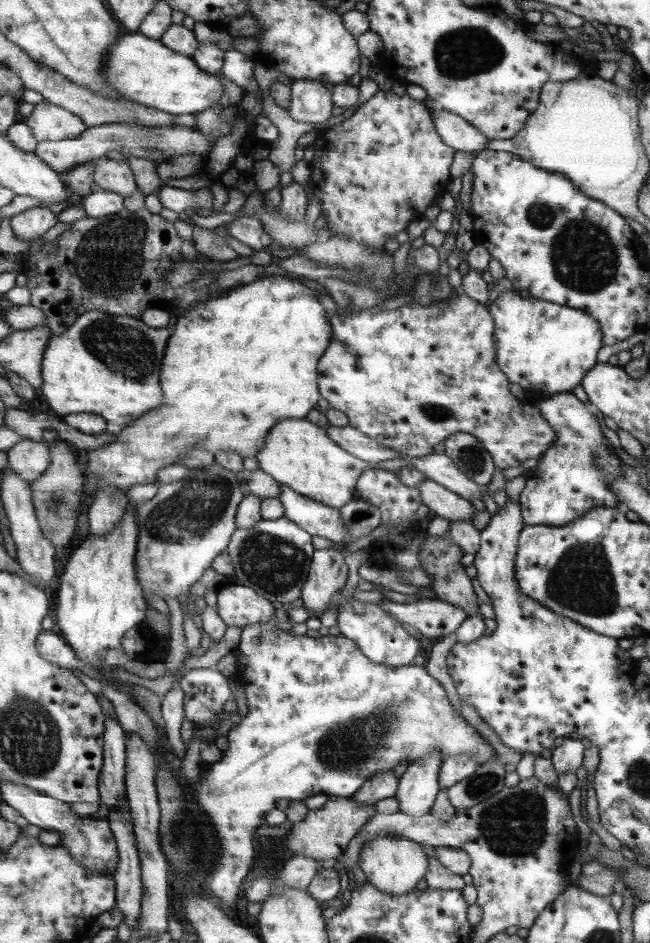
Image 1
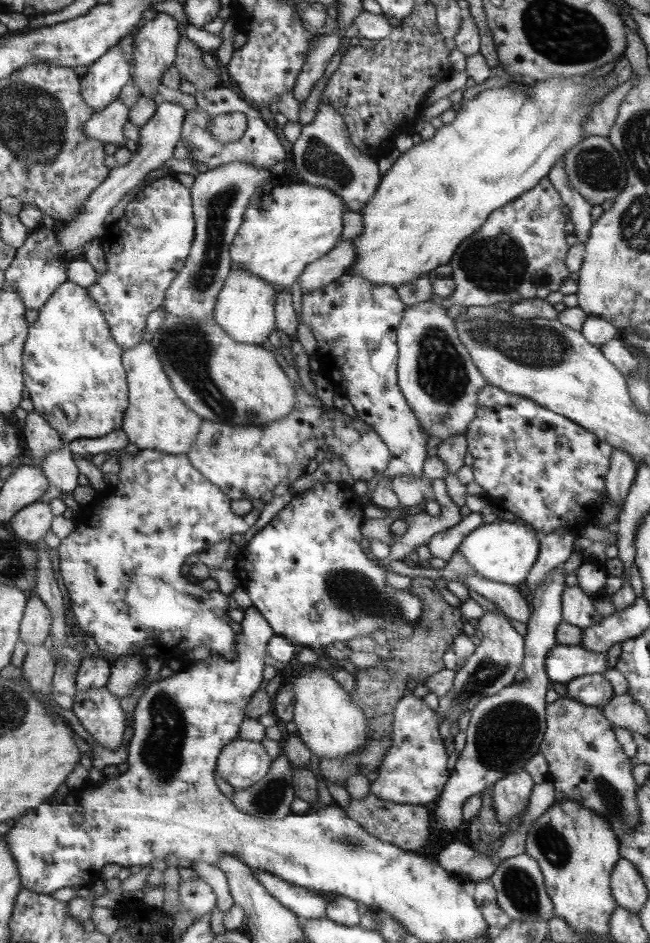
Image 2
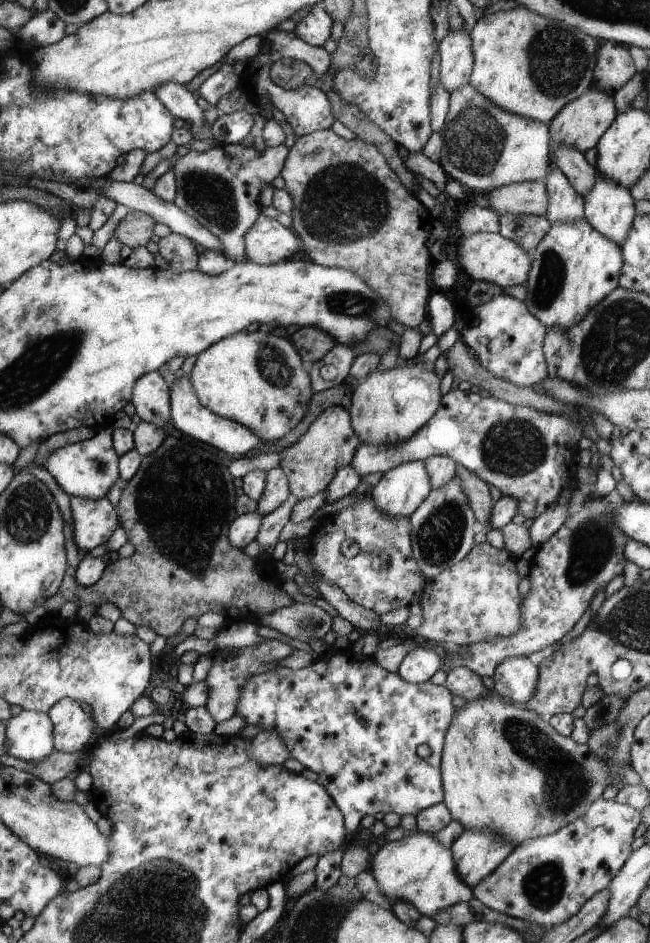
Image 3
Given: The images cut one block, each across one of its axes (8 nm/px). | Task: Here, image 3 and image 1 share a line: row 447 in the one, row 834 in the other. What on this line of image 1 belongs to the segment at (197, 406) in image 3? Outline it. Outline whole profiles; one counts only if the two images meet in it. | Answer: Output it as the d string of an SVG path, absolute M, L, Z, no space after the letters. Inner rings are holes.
M274 619L263 622L262 624L251 624L250 626L245 626L241 630L241 638L240 641L237 642L237 650L240 654L238 654L238 668L236 668L236 672L233 675L234 678L240 683L241 686L243 686L243 690L246 696L246 703L247 703L247 714L241 717L241 722L239 724L233 726L231 730L225 734L225 738L227 739L227 749L225 751L221 752L221 758L218 761L203 764L202 770L205 772L203 776L201 776L201 779L197 781L196 779L192 781L190 787L189 787L189 794L193 796L193 800L197 800L197 804L201 806L205 810L205 816L209 816L209 824L213 824L213 828L211 828L211 833L215 835L215 838L217 840L221 840L221 843L217 844L217 855L215 856L215 862L213 862L213 868L209 870L209 874L205 876L205 886L209 888L209 892L215 896L215 898L219 898L219 902L223 904L223 906L227 906L227 908L233 908L235 906L235 898L237 898L237 892L239 892L239 886L241 886L241 880L247 876L247 872L249 872L249 864L253 862L253 856L255 856L255 850L253 850L253 844L255 844L255 830L257 830L257 826L261 824L261 822L264 820L265 812L269 812L269 810L273 810L275 808L275 802L277 800L303 800L307 799L309 796L313 795L320 795L325 794L326 796L335 796L335 797L349 797L351 795L355 795L357 790L360 790L361 786L365 782L367 782L368 779L371 779L373 775L376 775L377 773L385 772L385 771L391 771L393 767L396 764L399 764L401 760L406 760L407 764L415 761L415 759L421 758L423 755L431 755L433 754L433 751L439 751L441 753L441 756L453 756L453 755L469 755L469 757L475 757L477 759L477 764L485 763L487 761L498 761L497 755L495 750L487 743L486 740L484 740L478 732L472 728L467 722L464 720L464 718L457 712L453 705L449 702L445 691L443 690L443 687L441 687L441 684L439 681L437 681L435 678L429 676L427 670L423 666L415 666L415 665L409 665L409 666L401 666L399 668L397 667L389 667L387 665L381 665L381 664L372 664L371 661L368 660L367 657L364 656L363 653L360 652L360 650L357 648L357 645L355 645L351 640L348 640L347 637L339 636L339 637L332 637L330 635L320 637L318 640L315 640L315 638L307 638L307 636L292 636L291 634L287 632L283 632L283 630L278 630L274 626Z

